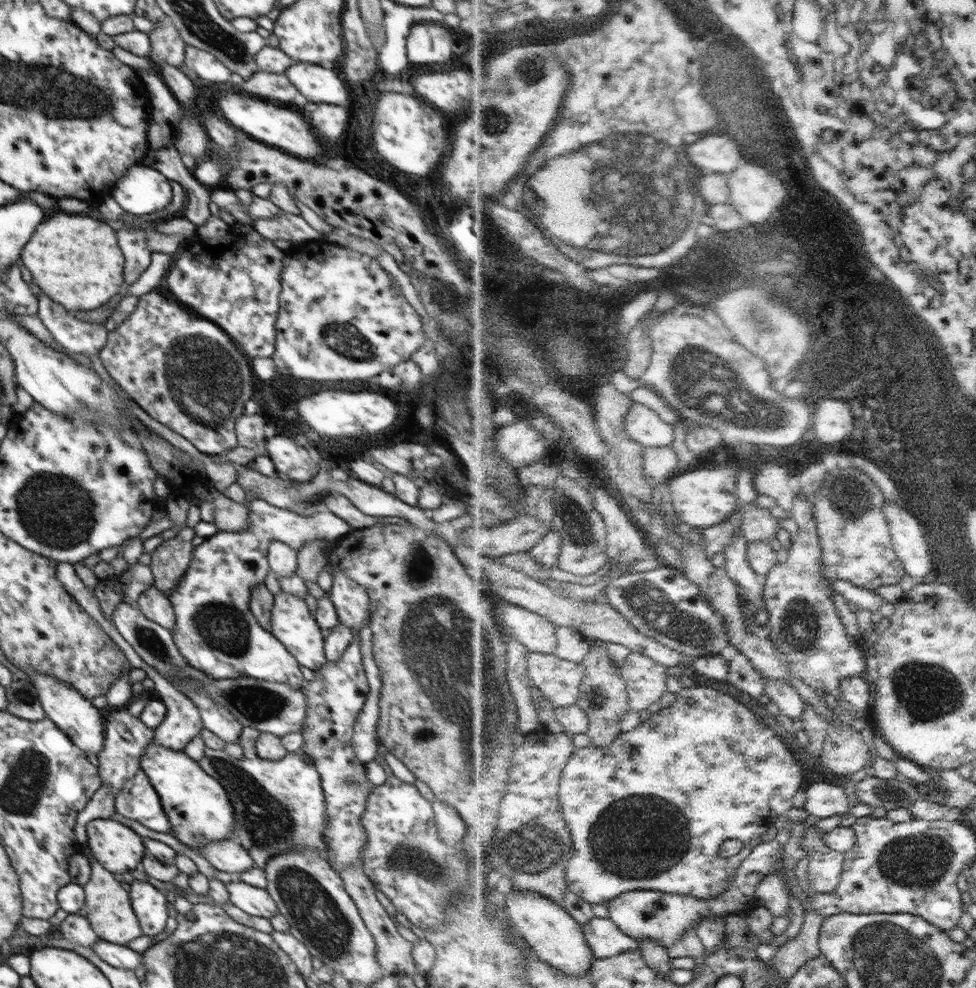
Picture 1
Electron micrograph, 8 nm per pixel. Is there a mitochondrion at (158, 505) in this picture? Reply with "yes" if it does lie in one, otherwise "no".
no

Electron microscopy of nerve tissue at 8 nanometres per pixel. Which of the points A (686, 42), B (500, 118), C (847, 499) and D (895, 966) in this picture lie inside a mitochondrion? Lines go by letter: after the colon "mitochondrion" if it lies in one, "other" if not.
A: mitochondrion
B: mitochondrion
C: mitochondrion
D: mitochondrion

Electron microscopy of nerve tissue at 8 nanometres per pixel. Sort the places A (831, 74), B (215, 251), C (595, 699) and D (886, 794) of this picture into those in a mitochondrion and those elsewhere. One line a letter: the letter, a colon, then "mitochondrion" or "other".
A: other
B: other
C: mitochondrion
D: mitochondrion

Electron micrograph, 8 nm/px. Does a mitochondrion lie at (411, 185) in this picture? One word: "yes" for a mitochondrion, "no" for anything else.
no

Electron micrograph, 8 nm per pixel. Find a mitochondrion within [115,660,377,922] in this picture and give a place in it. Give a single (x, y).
(269, 826)

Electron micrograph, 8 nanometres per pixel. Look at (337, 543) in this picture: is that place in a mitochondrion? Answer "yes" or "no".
no

